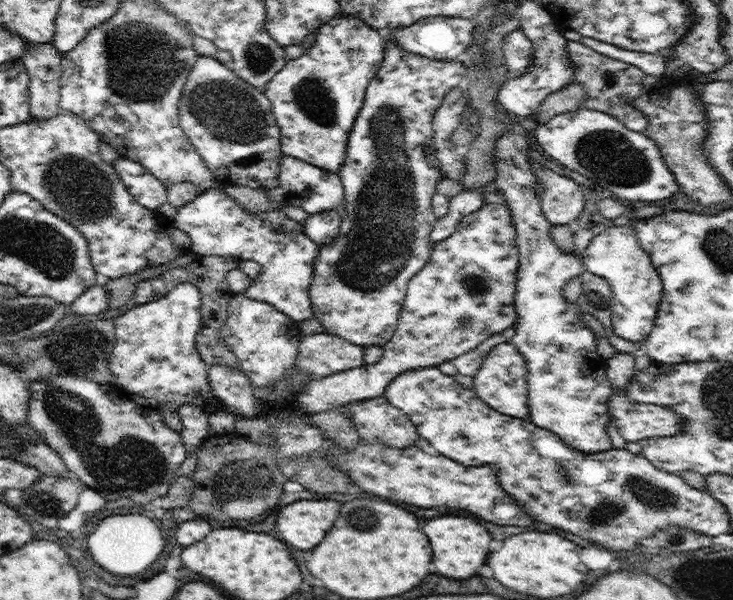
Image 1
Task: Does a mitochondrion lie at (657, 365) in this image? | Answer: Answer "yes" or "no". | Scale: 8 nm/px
no

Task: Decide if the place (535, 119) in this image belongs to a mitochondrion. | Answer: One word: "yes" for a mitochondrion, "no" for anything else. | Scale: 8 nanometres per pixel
no

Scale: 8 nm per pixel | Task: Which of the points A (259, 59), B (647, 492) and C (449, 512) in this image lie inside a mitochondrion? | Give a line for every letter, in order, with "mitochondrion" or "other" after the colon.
A: mitochondrion
B: mitochondrion
C: other

